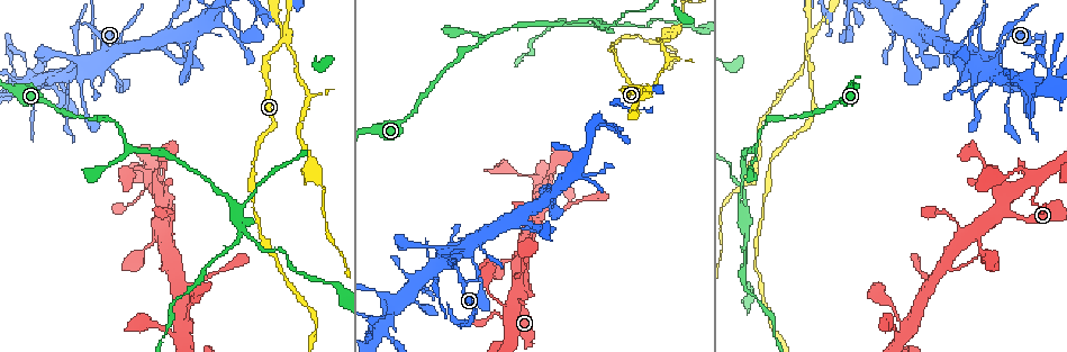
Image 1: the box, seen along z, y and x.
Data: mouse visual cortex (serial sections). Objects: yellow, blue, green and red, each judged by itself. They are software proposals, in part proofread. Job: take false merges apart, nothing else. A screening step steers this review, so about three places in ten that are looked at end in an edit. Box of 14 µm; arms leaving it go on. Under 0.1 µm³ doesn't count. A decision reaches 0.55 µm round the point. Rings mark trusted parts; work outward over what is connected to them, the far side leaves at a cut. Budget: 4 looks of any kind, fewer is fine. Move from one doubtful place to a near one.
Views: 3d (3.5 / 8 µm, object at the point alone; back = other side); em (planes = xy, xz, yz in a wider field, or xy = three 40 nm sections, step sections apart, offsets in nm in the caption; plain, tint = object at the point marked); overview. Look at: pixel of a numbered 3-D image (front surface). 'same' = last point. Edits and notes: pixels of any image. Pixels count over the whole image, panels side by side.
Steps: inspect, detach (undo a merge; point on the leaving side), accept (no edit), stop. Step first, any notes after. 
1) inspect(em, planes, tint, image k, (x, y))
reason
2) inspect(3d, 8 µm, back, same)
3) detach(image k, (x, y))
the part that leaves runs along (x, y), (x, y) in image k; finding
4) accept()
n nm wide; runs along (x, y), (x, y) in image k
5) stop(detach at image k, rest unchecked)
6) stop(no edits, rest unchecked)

inspect(3d, 3.5 µm, image 1, (129, 147))
three-way junction

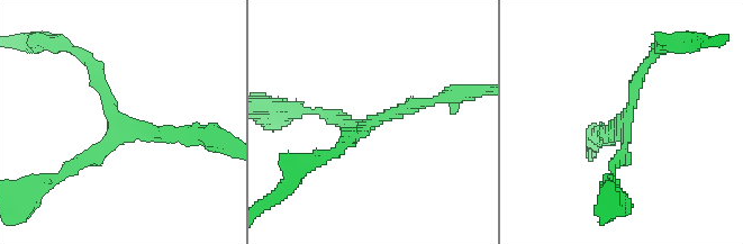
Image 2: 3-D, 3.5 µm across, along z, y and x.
inspect(em, xy, step 3, tint, image 2, (625, 117))
3 arms; arms of 150, 150, 200 nm

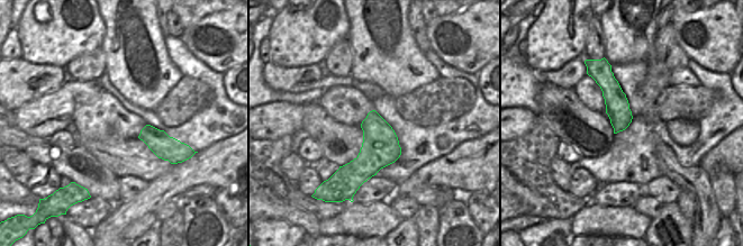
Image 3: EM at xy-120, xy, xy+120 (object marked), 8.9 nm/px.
accept()
runs along (84, 57), (123, 127), (186, 130) in image 2; one cell here

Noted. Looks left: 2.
inspect(3d, 3.5 µm, image 1, (743, 228))
arms part here

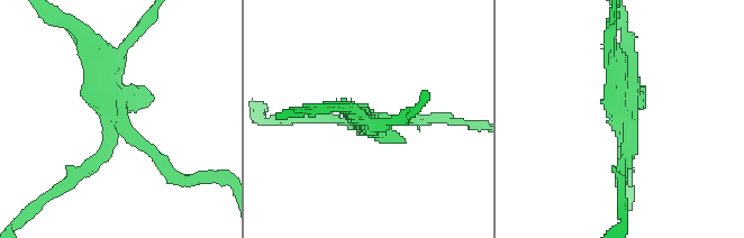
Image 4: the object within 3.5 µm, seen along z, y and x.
inspect(em, planes, tint, image 4, (111, 117))
shape alone is not enough

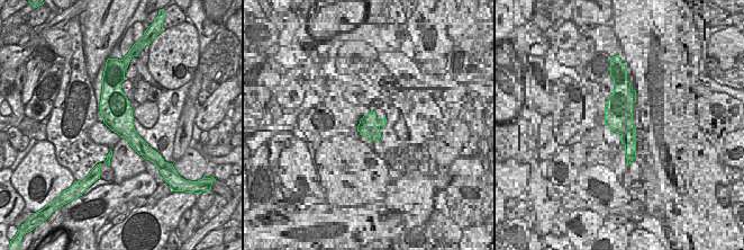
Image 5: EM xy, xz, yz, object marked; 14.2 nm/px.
detach(image 4, (91, 162))
two cells meet here

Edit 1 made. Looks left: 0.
stop(detach at image 4, rest unchecked)

